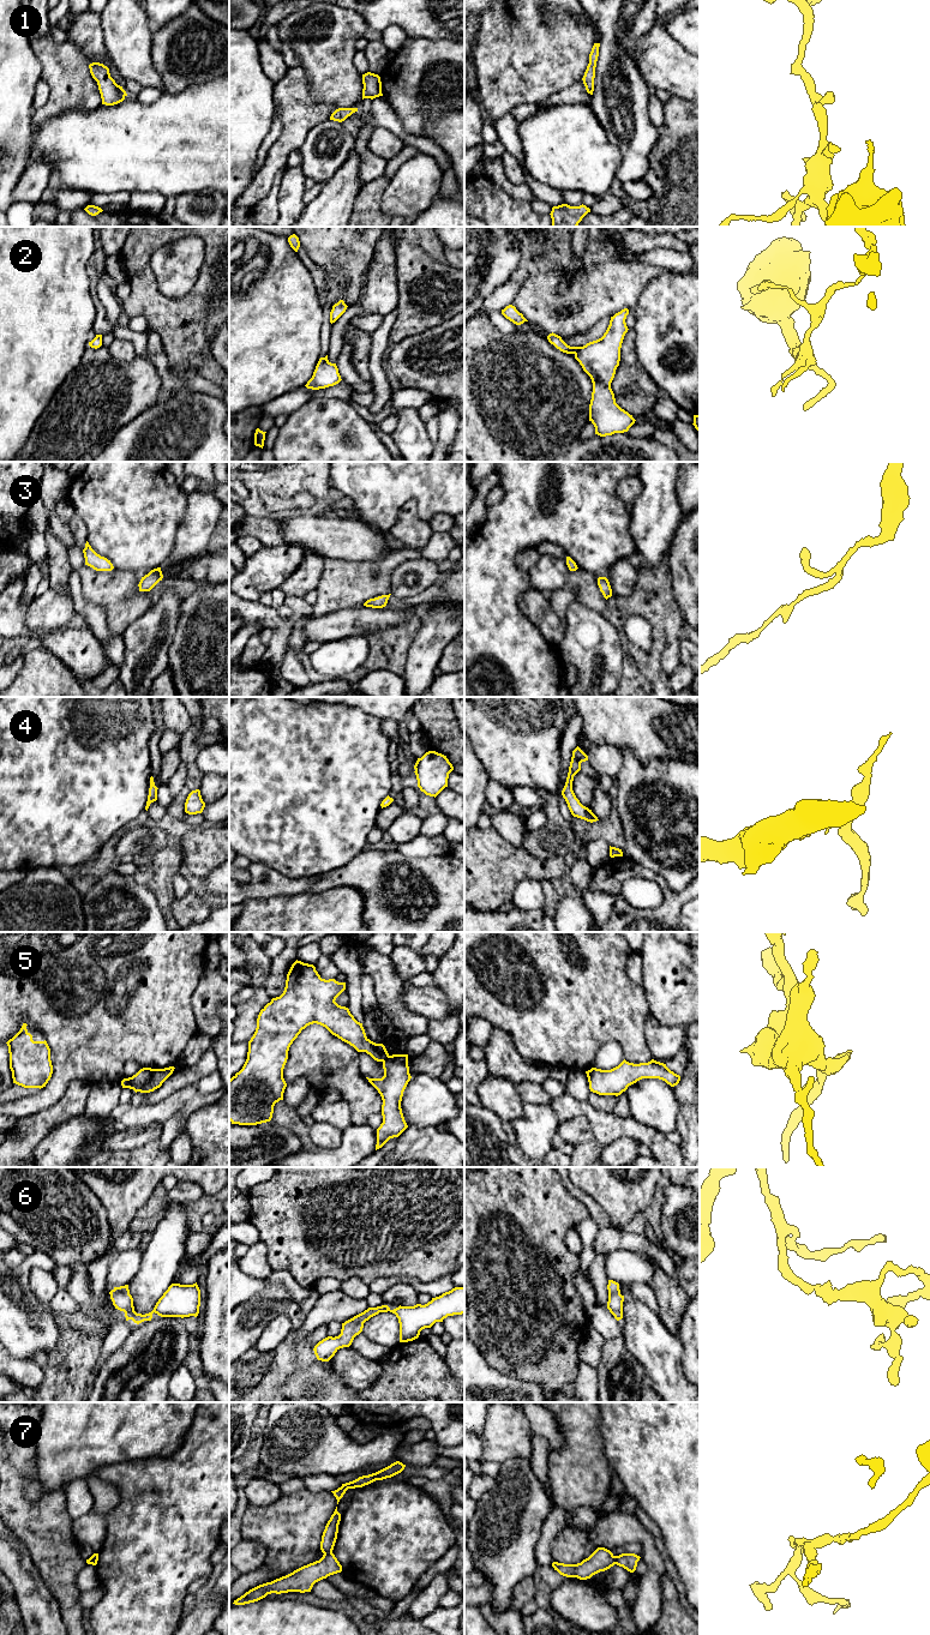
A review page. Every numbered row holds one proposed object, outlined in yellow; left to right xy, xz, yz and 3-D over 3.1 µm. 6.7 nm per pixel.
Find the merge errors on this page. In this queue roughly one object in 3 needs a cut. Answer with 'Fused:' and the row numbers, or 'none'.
Fused: 5, 7

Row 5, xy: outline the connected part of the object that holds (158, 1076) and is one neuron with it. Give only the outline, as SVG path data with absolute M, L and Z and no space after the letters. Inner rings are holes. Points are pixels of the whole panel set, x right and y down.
M174 1066L164 1068L164 1069L151 1069L151 1076L148 1082L143 1086L136 1086L131 1083L128 1080L124 1078L121 1081L122 1088L133 1089L136 1093L150 1093L155 1089L160 1088L162 1083L173 1074Z

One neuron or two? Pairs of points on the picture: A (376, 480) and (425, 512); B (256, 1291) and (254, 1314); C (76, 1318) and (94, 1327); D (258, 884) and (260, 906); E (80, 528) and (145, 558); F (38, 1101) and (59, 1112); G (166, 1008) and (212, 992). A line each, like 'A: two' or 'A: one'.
A: one
B: two
C: one
D: two
E: two
F: two
G: two

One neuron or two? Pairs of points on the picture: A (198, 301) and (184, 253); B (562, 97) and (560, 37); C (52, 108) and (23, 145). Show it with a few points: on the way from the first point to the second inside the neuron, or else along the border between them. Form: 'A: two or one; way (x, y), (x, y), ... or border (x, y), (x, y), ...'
A: two; border (204, 258), (193, 287), (180, 298), (168, 298)
B: two; border (581, 79), (552, 94), (538, 104)
C: two; border (34, 112), (32, 124)

